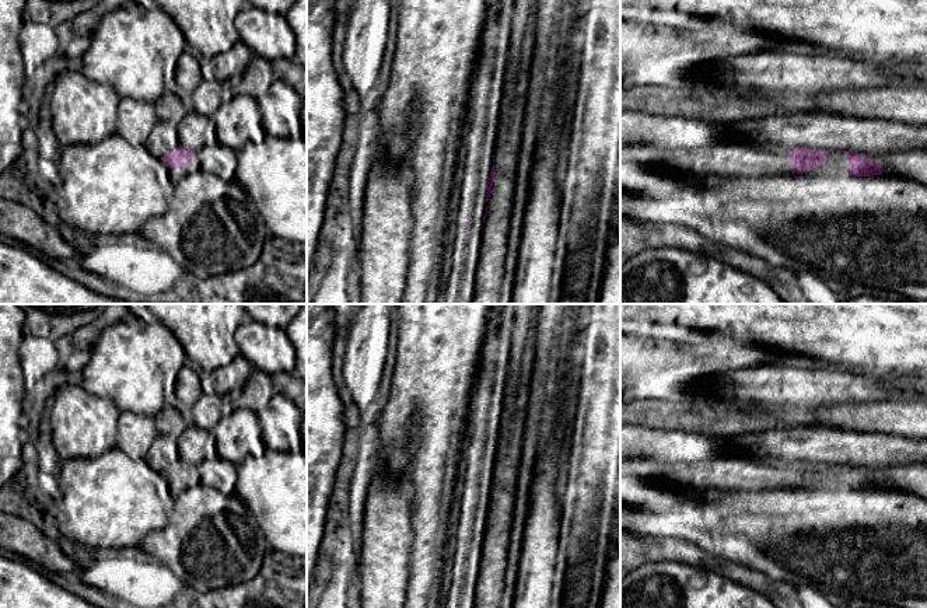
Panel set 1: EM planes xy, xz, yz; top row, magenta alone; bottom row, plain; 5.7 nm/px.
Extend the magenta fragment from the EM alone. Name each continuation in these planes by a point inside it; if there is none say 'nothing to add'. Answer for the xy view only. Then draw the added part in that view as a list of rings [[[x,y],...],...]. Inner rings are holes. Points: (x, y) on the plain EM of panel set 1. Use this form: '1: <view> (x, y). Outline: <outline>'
1: xy (175, 488). Outline: [[[193,468],[186,481],[175,482],[174,479],[169,479],[168,483],[169,483],[169,492],[172,493],[174,497],[176,497],[179,493],[186,490],[188,488],[192,488],[200,483],[199,469]]]

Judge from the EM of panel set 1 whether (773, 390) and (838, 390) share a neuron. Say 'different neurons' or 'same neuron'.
same neuron

